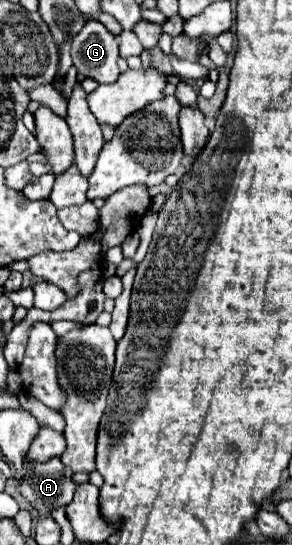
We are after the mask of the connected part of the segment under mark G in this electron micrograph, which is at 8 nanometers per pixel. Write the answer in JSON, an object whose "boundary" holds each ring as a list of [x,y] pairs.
{"boundary":[[[90,20],[72,42],[72,60],[76,70],[96,80],[112,84],[118,78],[118,40],[98,20]]]}

